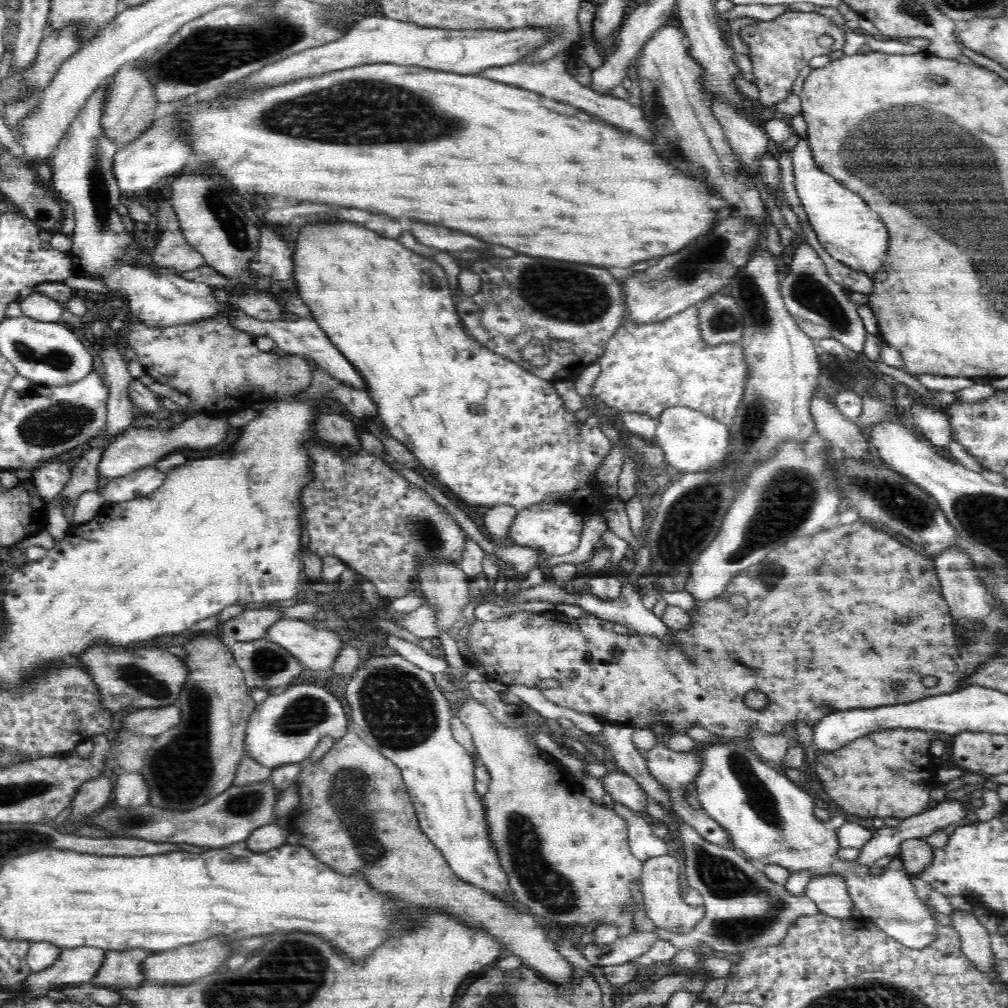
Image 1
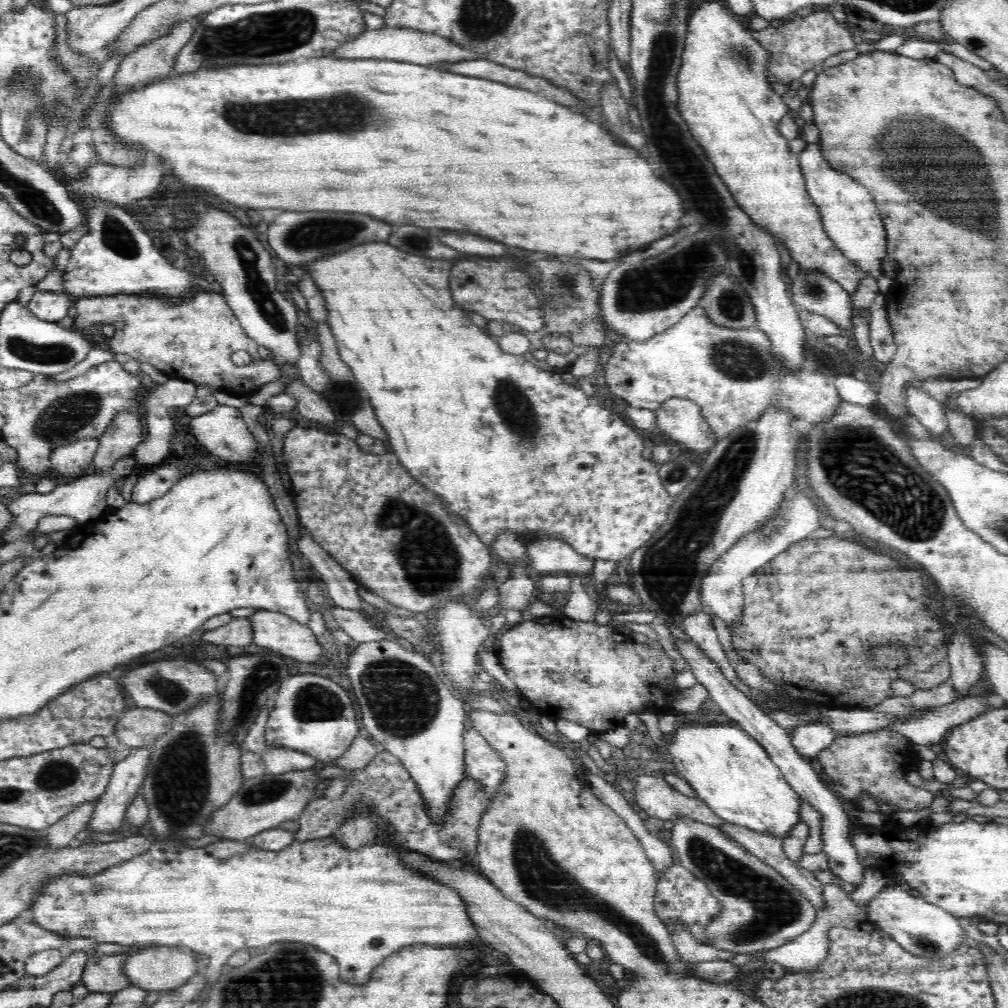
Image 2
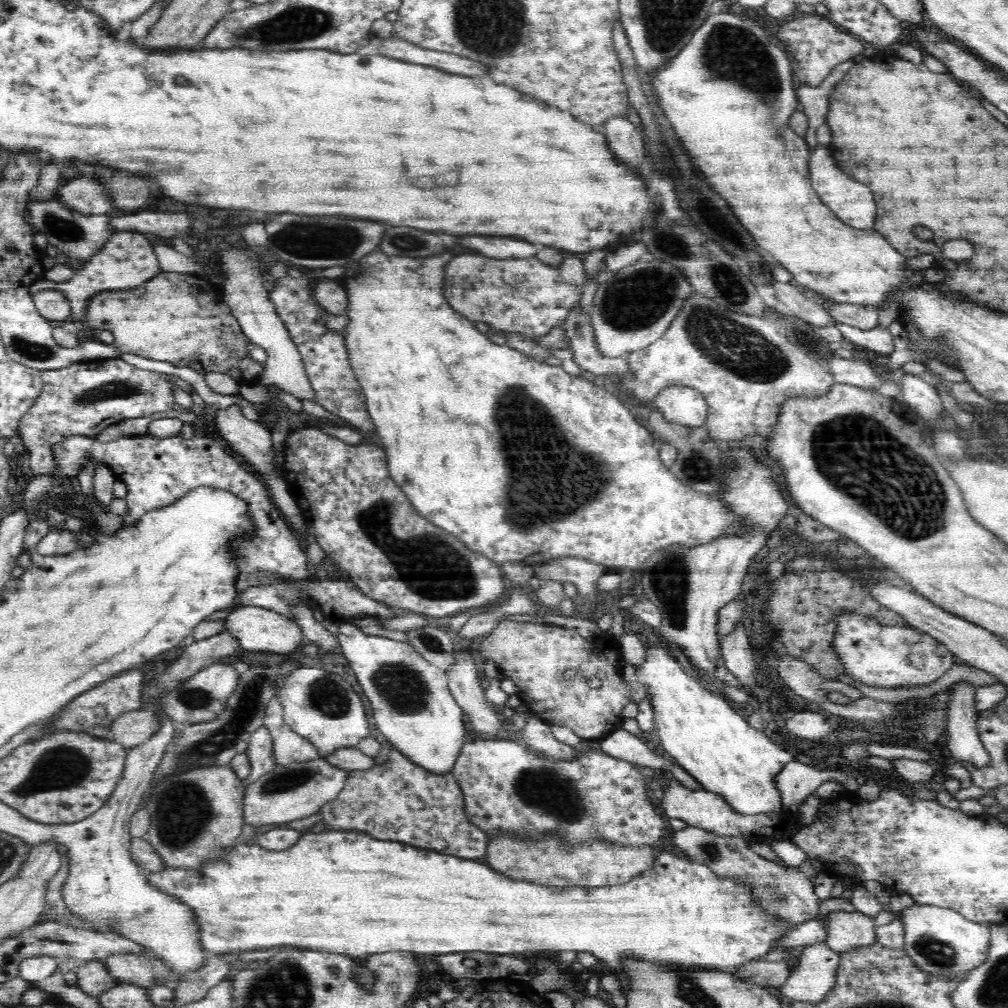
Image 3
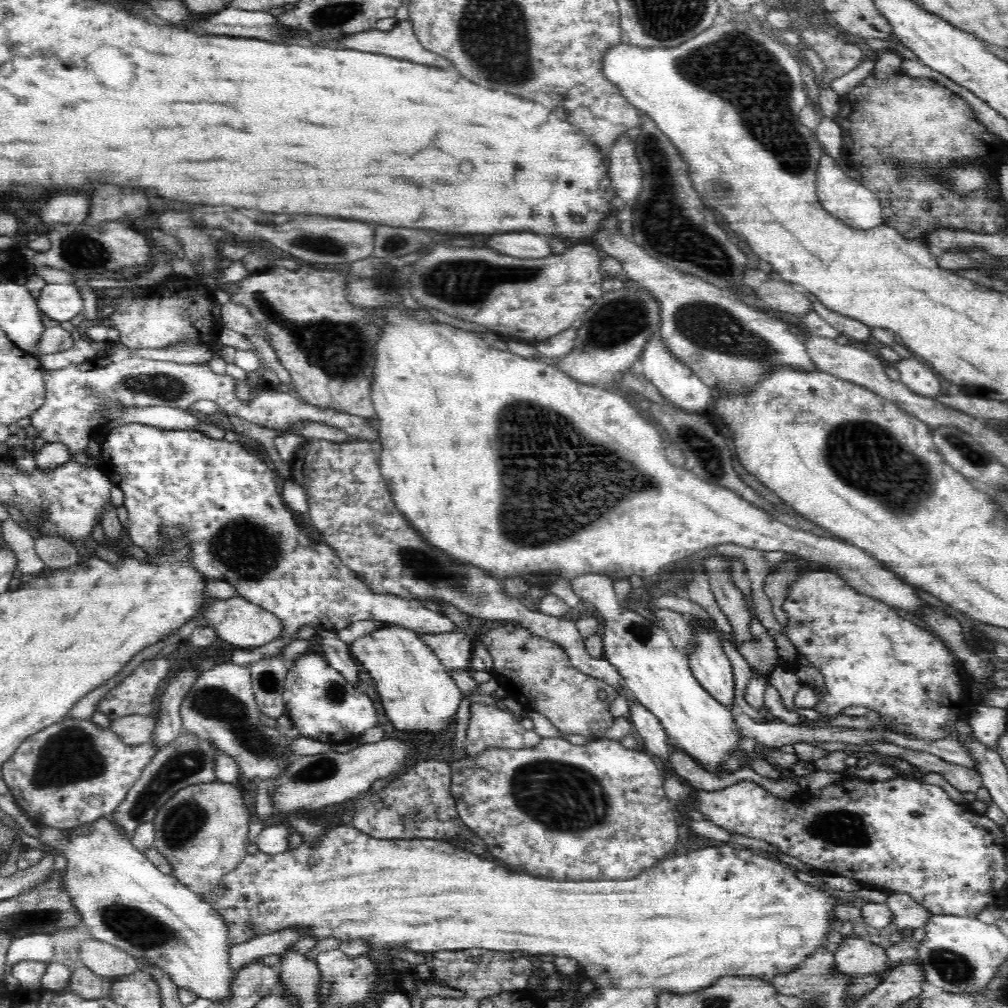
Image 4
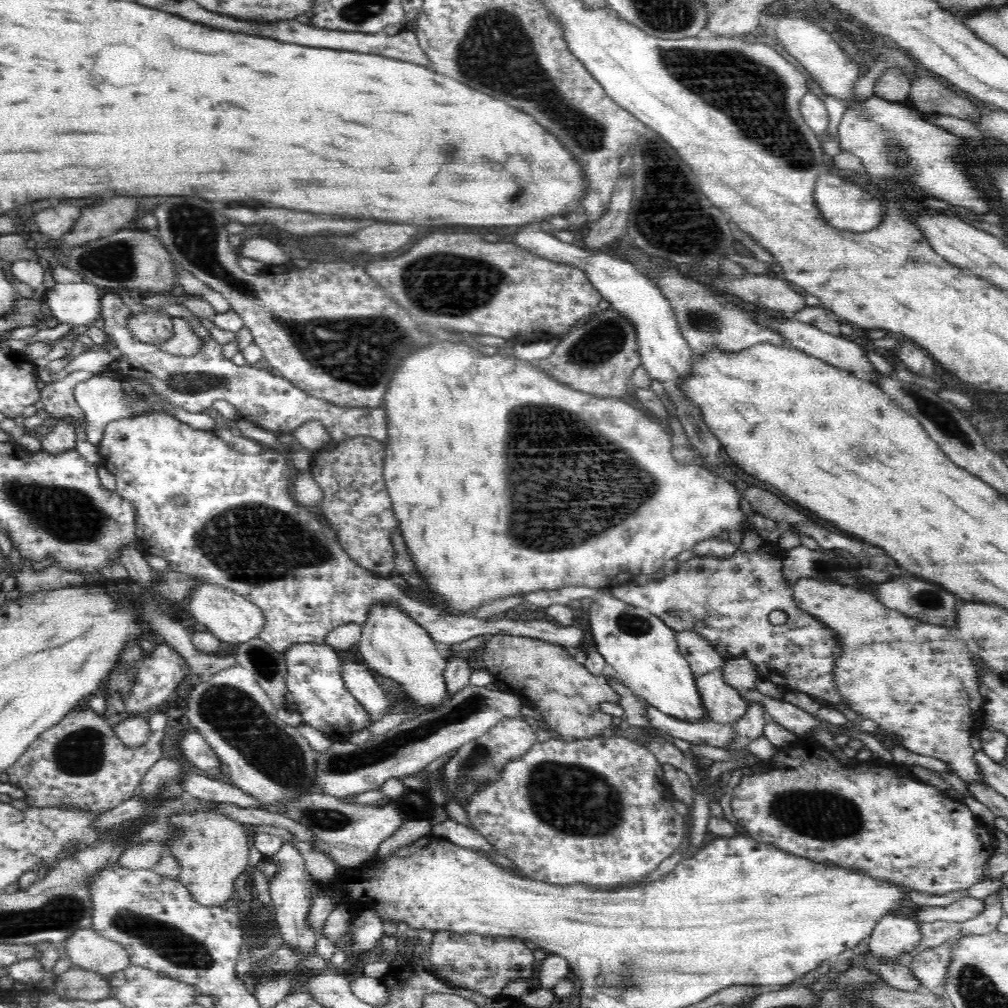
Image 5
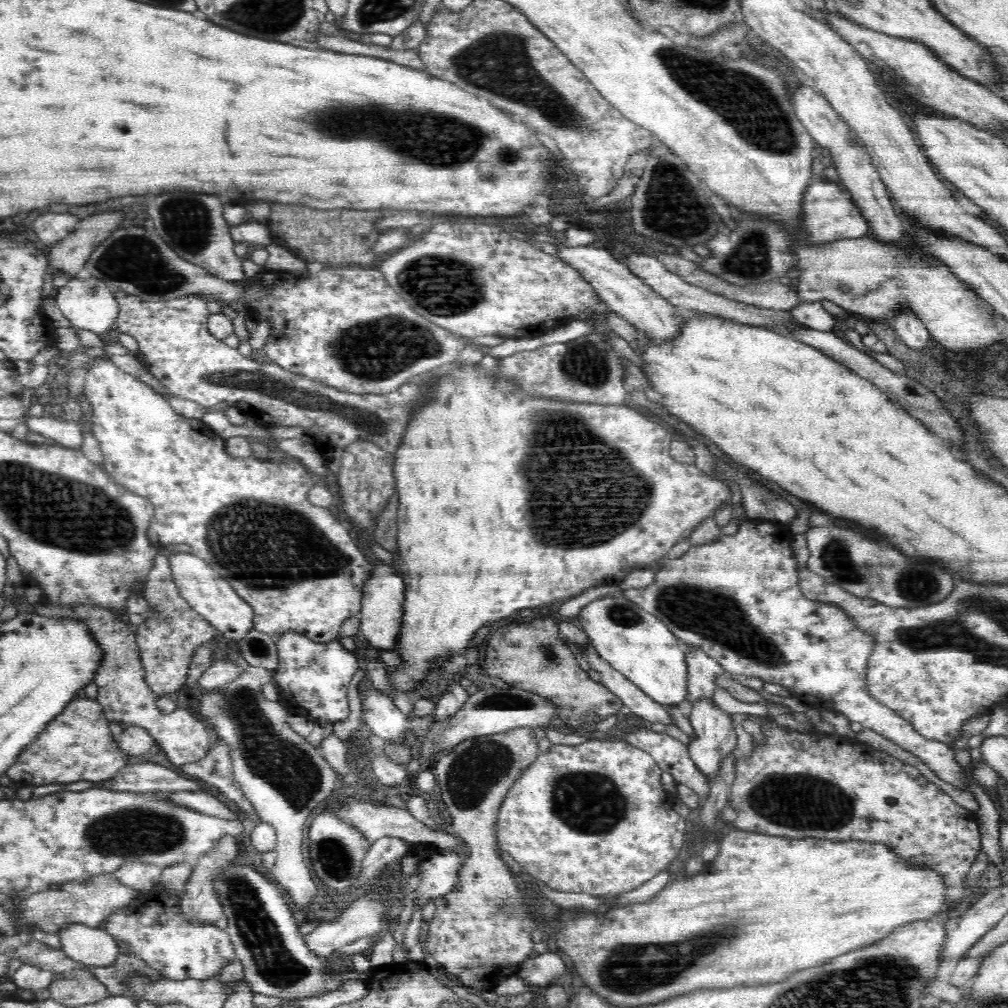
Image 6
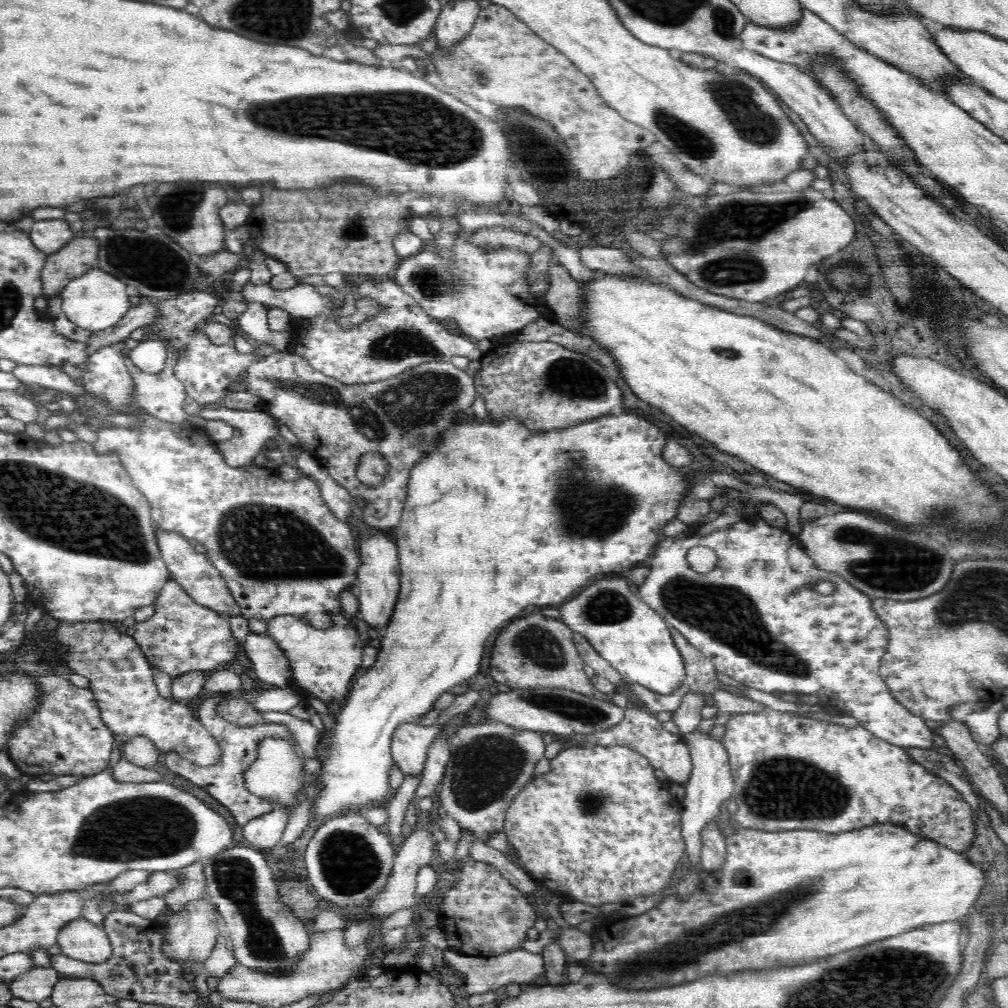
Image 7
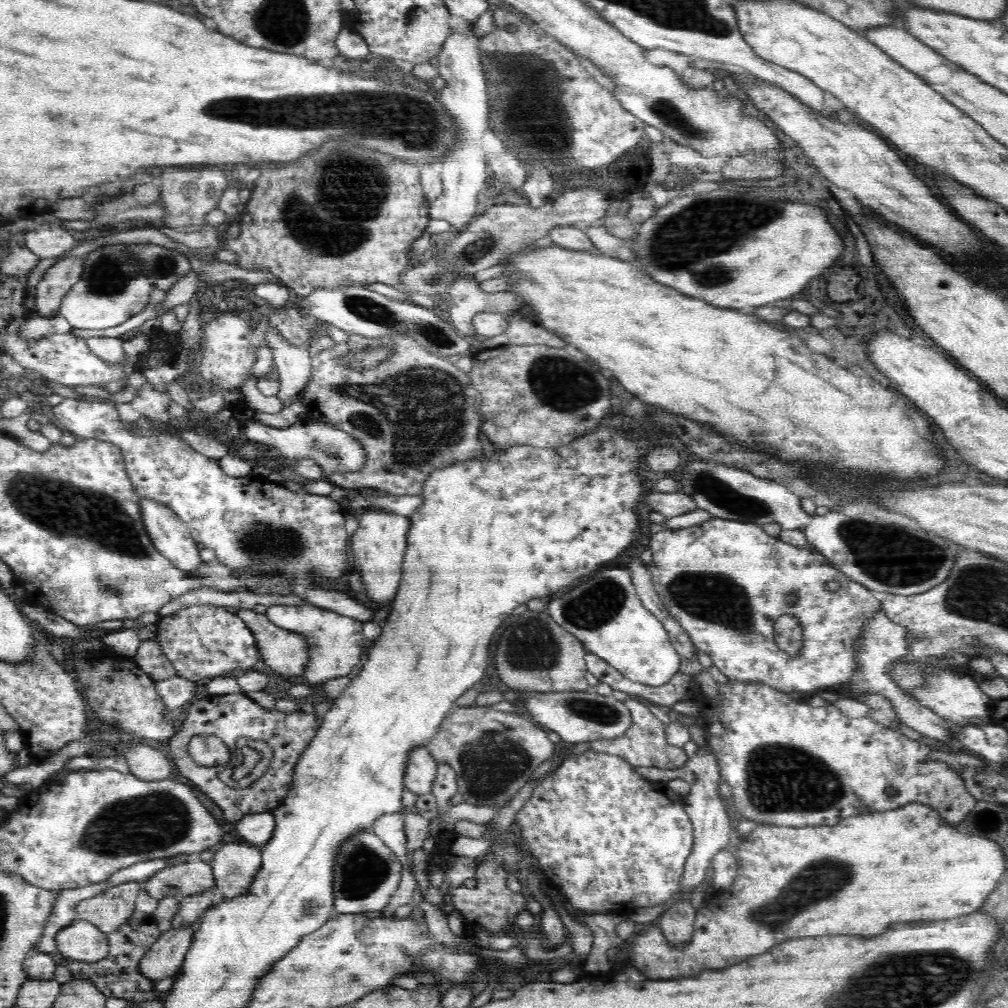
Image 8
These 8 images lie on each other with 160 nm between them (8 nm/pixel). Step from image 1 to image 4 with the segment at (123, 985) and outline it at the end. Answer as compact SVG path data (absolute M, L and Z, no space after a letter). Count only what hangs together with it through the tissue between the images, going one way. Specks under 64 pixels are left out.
M86 967L76 969L70 977L68 990L82 999L110 999L110 990L114 979L94 974Z

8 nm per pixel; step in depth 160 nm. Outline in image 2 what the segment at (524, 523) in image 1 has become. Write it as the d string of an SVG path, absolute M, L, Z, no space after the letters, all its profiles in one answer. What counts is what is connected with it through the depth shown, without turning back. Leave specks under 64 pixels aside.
M534 538L532 542L524 540L527 546L527 555L540 574L546 572L563 572L564 574L577 574L590 577L594 568L595 559L581 555L567 542L555 538Z

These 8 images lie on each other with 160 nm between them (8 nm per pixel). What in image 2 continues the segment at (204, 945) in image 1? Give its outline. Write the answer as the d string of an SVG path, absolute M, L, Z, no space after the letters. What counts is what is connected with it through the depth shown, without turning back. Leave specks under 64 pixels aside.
M154 946L138 950L130 954L125 962L124 973L129 978L129 982L133 986L138 986L143 990L150 991L166 991L184 986L193 974L202 972L204 969L196 962L194 955L196 953L184 950L178 947Z

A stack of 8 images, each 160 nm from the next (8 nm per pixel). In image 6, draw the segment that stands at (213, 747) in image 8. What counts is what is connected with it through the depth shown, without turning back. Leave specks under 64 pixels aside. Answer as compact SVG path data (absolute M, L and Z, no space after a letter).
M51 600L43 604L33 604L33 606L35 606L35 612L40 614L40 616L46 616L46 618L77 618L77 620L85 622L85 625L89 628L89 633L93 636L95 643L102 649L102 660L98 670L96 670L93 682L98 687L96 699L102 705L103 713L108 722L116 722L116 724L121 724L123 727L141 726L145 728L154 738L155 744L164 750L166 758L169 758L170 762L176 766L198 762L208 754L211 747L210 736L201 719L184 708L176 708L170 714L164 714L158 709L158 705L156 705L157 697L152 694L150 687L146 684L146 679L144 679L139 646L136 642L135 629L132 626L118 620L114 611L106 610L99 606L98 608L95 606L58 607Z

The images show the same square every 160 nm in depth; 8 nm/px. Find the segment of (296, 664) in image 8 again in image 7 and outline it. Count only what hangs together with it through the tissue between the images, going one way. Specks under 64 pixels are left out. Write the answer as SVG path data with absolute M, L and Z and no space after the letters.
M249 630L242 643L242 652L254 662L258 680L280 688L288 686L290 661L268 633L262 635Z

